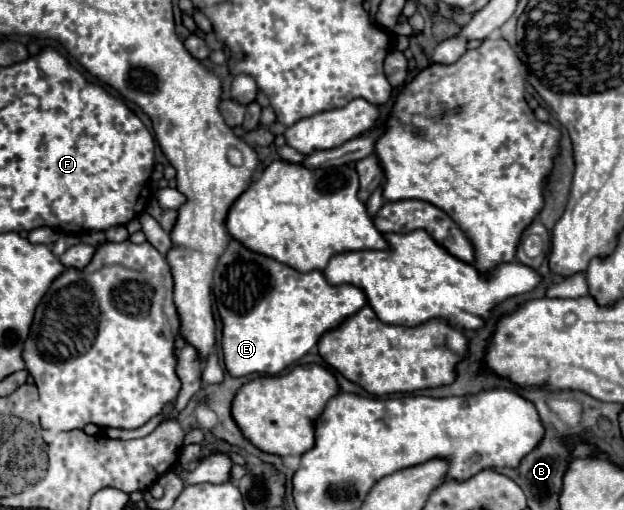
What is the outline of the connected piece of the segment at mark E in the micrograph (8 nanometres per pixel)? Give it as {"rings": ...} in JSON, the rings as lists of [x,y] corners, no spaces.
{"rings":[[[230,241],[224,255],[218,261],[214,271],[214,297],[216,307],[222,317],[222,349],[224,365],[232,377],[244,377],[250,373],[276,375],[300,357],[304,357],[320,339],[320,335],[332,327],[338,327],[346,317],[354,315],[360,307],[366,305],[366,295],[354,285],[330,285],[322,271],[300,273],[292,267],[286,267],[274,259],[266,259],[260,253],[254,253],[242,247],[238,241]]]}

